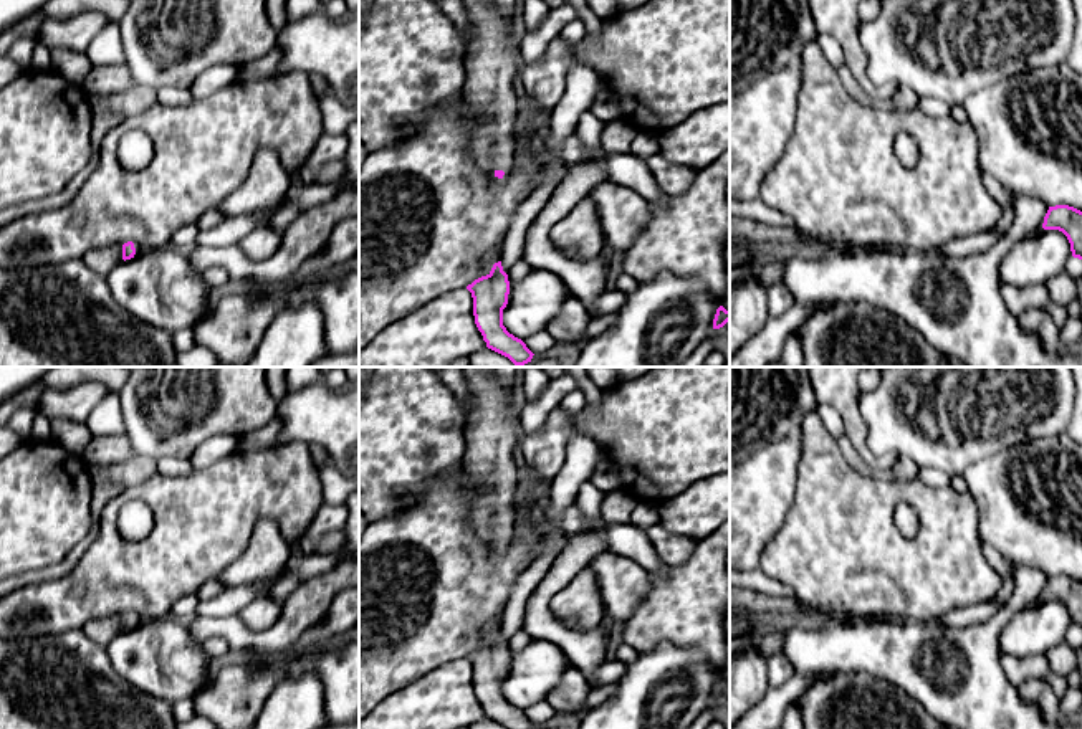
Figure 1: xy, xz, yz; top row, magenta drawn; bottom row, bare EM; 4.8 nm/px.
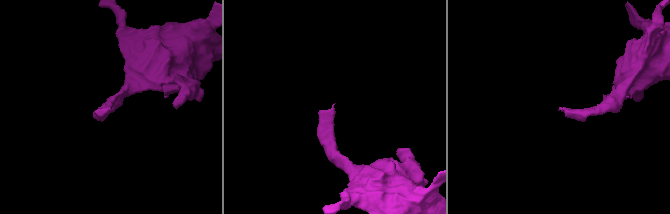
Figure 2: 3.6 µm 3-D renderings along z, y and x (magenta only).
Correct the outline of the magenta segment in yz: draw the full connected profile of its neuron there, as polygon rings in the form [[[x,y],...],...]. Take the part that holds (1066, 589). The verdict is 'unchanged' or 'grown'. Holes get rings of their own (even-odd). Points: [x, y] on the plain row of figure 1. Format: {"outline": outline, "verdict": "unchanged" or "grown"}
{"outline": [[[1069,575],[1049,577],[1044,593],[1044,600],[1062,602],[1069,613],[1074,628],[1082,630],[1082,582]]], "verdict": "unchanged"}

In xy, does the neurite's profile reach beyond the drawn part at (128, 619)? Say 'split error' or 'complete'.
split error

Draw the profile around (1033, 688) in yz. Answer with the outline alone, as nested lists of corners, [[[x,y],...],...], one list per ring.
[[[1027,679],[1022,686],[1017,688],[1021,696],[1036,704],[1041,709],[1041,714],[1049,722],[1062,721],[1059,711],[1059,699],[1049,683],[1042,679]]]

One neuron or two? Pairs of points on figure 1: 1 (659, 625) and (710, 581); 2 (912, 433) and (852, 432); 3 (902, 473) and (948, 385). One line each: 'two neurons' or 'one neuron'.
1: one neuron
2: two neurons
3: two neurons

